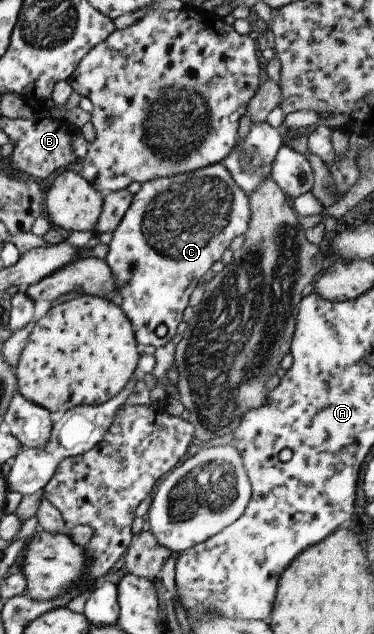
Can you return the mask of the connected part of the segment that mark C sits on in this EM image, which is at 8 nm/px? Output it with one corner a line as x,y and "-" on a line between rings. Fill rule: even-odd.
221,162
198,168
191,173
160,177
140,183
139,190
132,195
118,226
111,232
109,251
104,259
119,292
118,305
130,321
135,340
140,345
150,344
158,348
170,341
176,333
182,310
188,306
188,296
196,288
198,279
219,260
235,236
244,234
249,216
247,193
232,180
-
158,324
164,324
167,328
166,334
162,337
154,333

